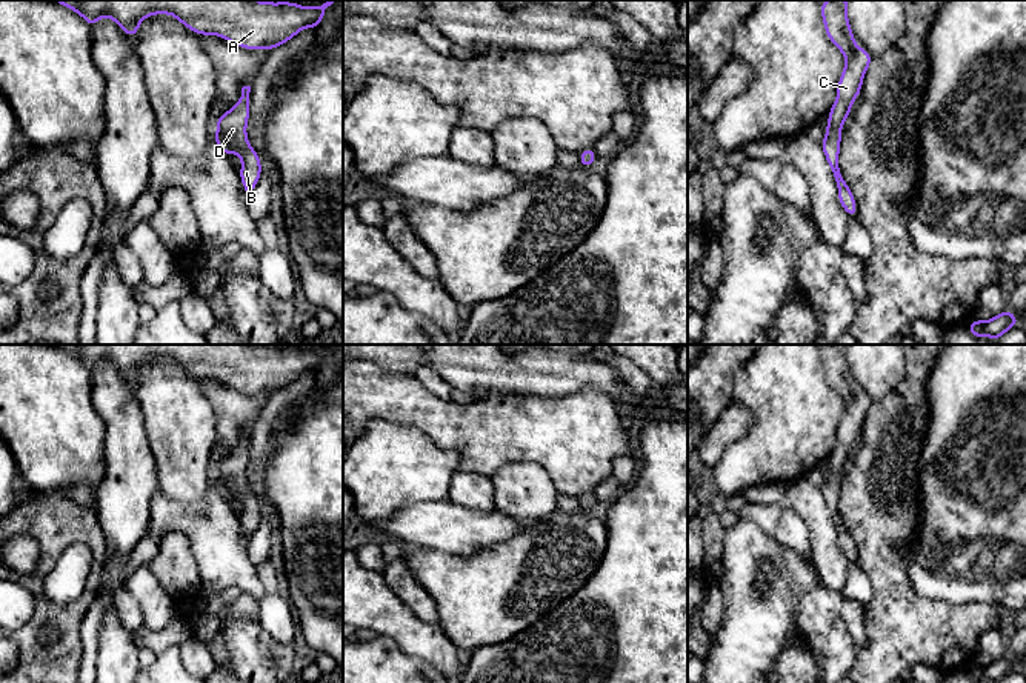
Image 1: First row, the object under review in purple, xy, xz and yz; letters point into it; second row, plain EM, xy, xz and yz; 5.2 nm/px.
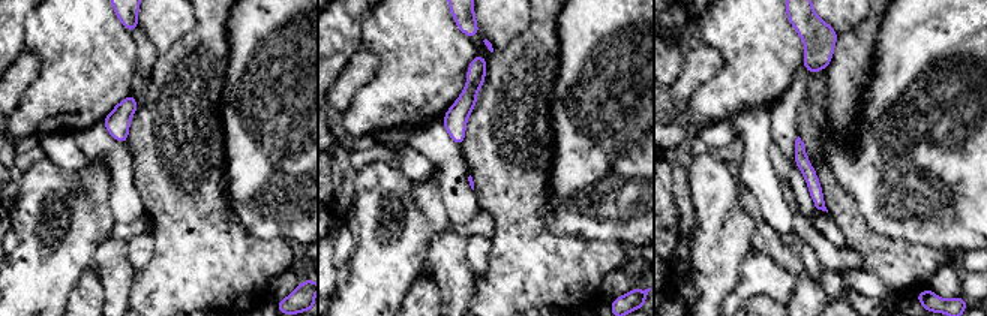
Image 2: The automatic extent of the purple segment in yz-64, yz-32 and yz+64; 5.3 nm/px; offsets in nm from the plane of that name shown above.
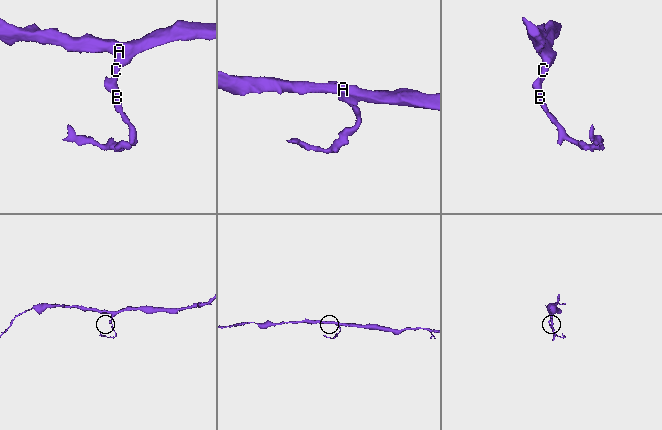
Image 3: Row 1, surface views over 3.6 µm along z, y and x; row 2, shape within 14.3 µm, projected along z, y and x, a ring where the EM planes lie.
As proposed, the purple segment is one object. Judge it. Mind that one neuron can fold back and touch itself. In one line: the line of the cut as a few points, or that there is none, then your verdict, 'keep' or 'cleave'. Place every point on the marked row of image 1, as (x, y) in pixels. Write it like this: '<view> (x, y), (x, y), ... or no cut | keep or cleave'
no cut | keep

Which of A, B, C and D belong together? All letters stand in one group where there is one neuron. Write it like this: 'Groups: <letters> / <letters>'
Groups: A B C D

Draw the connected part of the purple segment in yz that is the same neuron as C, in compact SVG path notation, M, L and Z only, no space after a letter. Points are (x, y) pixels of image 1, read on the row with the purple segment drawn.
M828 0L826 3L820 3L828 38L843 52L846 58L846 65L837 86L837 100L828 112L828 128L821 149L838 188L838 202L848 215L855 218L857 203L841 175L838 152L841 142L841 125L848 120L852 103L861 91L863 77L872 62L872 57L866 49L855 45L855 38L848 22L846 8L846 0Z

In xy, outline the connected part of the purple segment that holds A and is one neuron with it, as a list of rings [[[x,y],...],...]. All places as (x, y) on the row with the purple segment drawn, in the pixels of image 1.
[[[54,0],[54,2],[78,12],[91,28],[98,22],[100,17],[111,17],[122,28],[122,31],[131,35],[132,38],[135,37],[140,23],[145,17],[154,14],[171,14],[198,35],[215,34],[245,49],[249,51],[266,49],[268,52],[275,46],[286,43],[295,34],[298,34],[301,29],[308,26],[317,29],[317,26],[323,20],[326,8],[334,3],[334,0],[328,0],[320,6],[306,8],[289,2],[271,3],[271,2],[254,2],[254,0]]]

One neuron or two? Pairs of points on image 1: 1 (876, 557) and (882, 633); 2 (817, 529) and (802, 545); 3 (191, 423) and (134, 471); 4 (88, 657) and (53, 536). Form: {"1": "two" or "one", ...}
{"1": "one", "2": "two", "3": "two", "4": "two"}

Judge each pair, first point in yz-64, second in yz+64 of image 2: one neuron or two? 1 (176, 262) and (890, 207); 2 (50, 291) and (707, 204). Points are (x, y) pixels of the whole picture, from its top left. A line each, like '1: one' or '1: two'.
1: two
2: one

